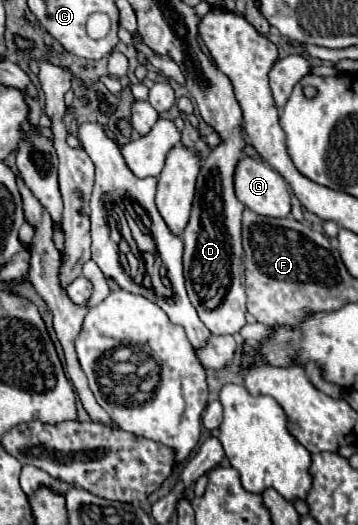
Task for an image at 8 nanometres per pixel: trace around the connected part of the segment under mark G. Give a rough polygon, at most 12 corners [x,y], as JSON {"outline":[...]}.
{"outline":[[243,156],[237,198],[261,216],[285,218],[291,194],[267,162]]}

